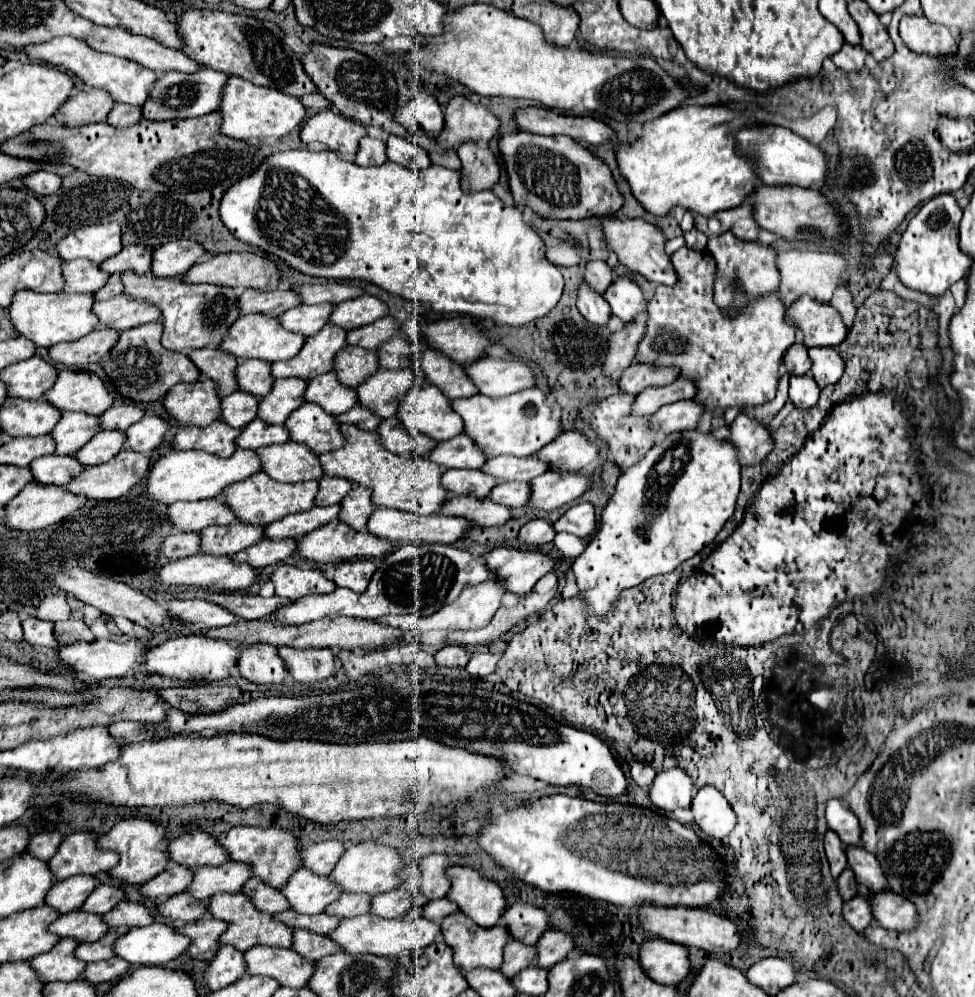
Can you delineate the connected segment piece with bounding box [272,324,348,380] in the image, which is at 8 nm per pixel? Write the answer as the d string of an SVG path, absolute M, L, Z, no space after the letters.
M326 324L318 334L308 336L302 350L290 358L272 364L274 378L304 378L312 380L324 372L332 370L332 358L336 358L336 350L346 344L348 332L340 326Z

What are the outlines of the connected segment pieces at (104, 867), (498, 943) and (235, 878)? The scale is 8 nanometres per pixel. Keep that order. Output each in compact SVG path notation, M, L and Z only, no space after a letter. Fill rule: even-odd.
M74 832L64 838L60 850L48 860L56 880L66 880L76 874L106 874L120 862L120 854L96 850L96 832Z
M454 912L450 916L444 918L444 922L440 924L442 928L442 938L444 942L454 950L454 962L466 972L466 970L474 970L478 966L484 968L494 968L500 970L502 962L504 962L504 946L510 940L508 928L506 926L492 926L492 928L482 928L482 926L474 926L472 918Z
M224 862L220 866L198 866L194 868L194 880L188 892L198 900L208 900L212 894L230 892L238 894L240 886L252 876L252 870L244 862Z

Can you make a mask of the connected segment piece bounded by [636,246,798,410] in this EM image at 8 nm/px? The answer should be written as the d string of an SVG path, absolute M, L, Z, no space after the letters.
M680 248L672 254L672 266L678 272L676 286L658 286L656 294L648 302L648 328L640 342L636 362L652 366L678 366L680 376L696 380L696 400L708 410L726 410L728 406L758 406L774 398L778 386L778 368L782 366L784 352L796 342L796 326L788 322L788 306L780 300L778 292L748 300L734 314L722 312L714 302L716 262L706 250Z

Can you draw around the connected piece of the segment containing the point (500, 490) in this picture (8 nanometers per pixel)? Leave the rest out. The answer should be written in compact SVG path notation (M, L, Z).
M502 482L494 486L494 490L488 494L498 504L512 506L514 510L522 510L528 506L528 498L532 496L530 492L530 482Z

